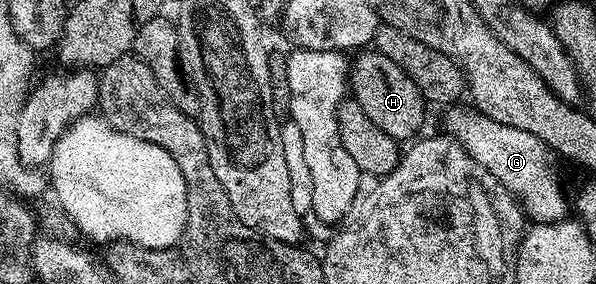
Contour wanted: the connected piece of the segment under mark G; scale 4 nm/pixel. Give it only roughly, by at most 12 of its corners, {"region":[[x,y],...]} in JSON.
{"region":[[452,107],[445,130],[529,222],[569,216],[554,154],[530,131]]}

